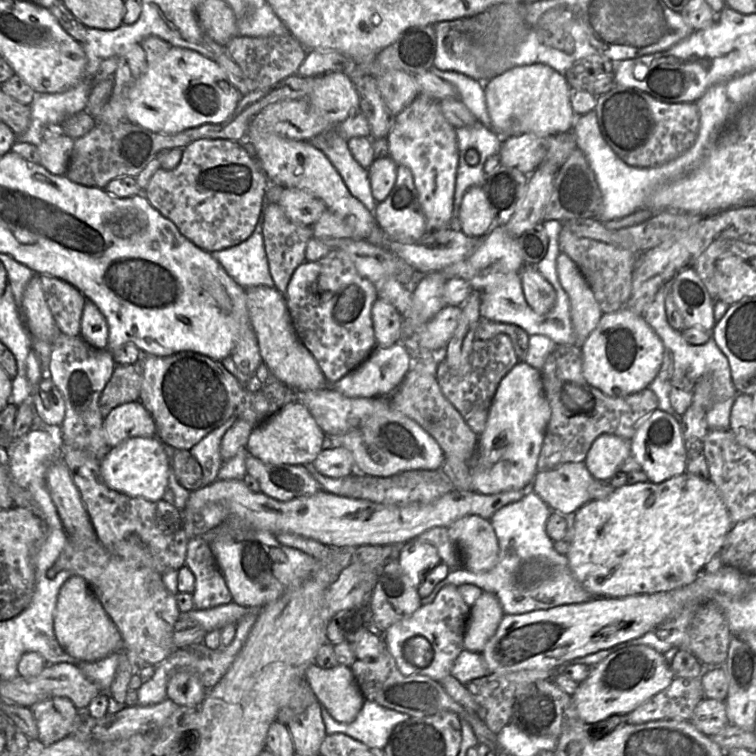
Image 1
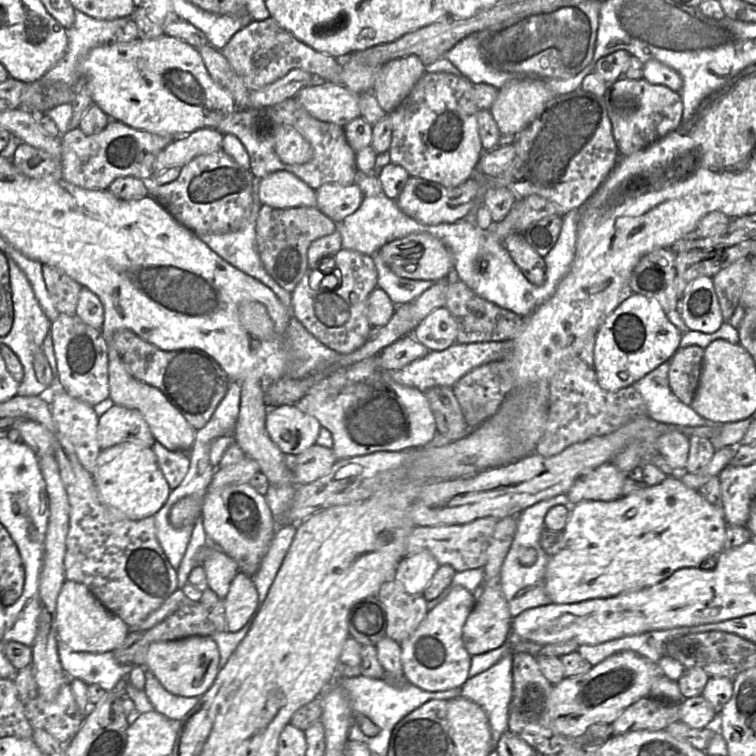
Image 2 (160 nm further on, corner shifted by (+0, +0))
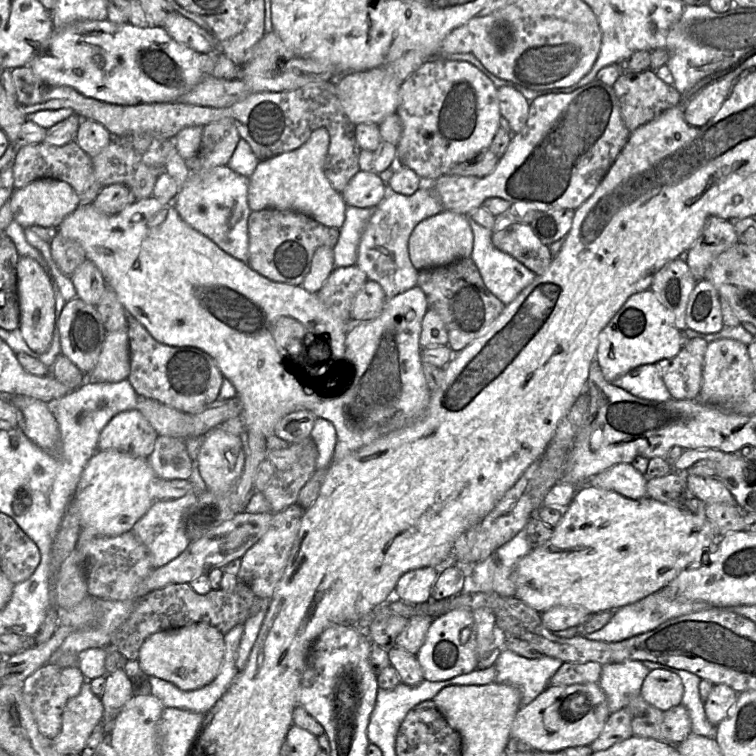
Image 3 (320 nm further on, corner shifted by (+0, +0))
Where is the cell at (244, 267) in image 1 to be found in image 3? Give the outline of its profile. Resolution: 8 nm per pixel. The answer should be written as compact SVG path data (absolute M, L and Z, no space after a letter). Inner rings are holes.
M227 165L212 169L196 169L172 201L179 216L190 227L213 241L221 250L242 262L249 261L248 218L252 212L248 205L249 178L231 170Z

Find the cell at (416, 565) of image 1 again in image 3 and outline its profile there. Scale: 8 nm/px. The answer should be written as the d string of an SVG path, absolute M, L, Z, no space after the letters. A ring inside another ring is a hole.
M422 567L406 572L398 580L394 596L412 604L428 602L439 571L435 567Z

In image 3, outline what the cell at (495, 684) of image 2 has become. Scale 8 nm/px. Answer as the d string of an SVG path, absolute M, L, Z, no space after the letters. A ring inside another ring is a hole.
M502 647L500 655L496 660L495 682L512 685L520 690L521 706L531 703L549 685L549 681L564 662L553 657L543 656L539 659L527 659L511 650Z

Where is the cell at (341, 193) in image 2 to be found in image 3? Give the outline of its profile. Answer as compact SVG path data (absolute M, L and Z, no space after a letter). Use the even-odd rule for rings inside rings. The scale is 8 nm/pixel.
M359 171L341 192L346 205L376 207L388 193L387 184L375 172Z

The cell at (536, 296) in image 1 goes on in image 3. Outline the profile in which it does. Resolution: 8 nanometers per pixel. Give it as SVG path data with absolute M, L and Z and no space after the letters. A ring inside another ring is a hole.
M512 223L502 230L493 231L491 240L496 248L517 259L536 275L545 273L551 264L552 255L548 246L543 244L534 234L530 224Z

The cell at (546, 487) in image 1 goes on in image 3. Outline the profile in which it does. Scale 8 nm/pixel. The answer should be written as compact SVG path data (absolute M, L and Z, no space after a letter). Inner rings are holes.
M621 463L597 474L588 485L614 491L629 499L647 497L647 478L631 463Z

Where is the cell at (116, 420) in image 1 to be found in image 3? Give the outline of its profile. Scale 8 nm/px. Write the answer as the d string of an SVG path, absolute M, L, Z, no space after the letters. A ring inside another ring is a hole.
M137 409L120 412L103 428L98 450L117 450L147 459L158 433Z

